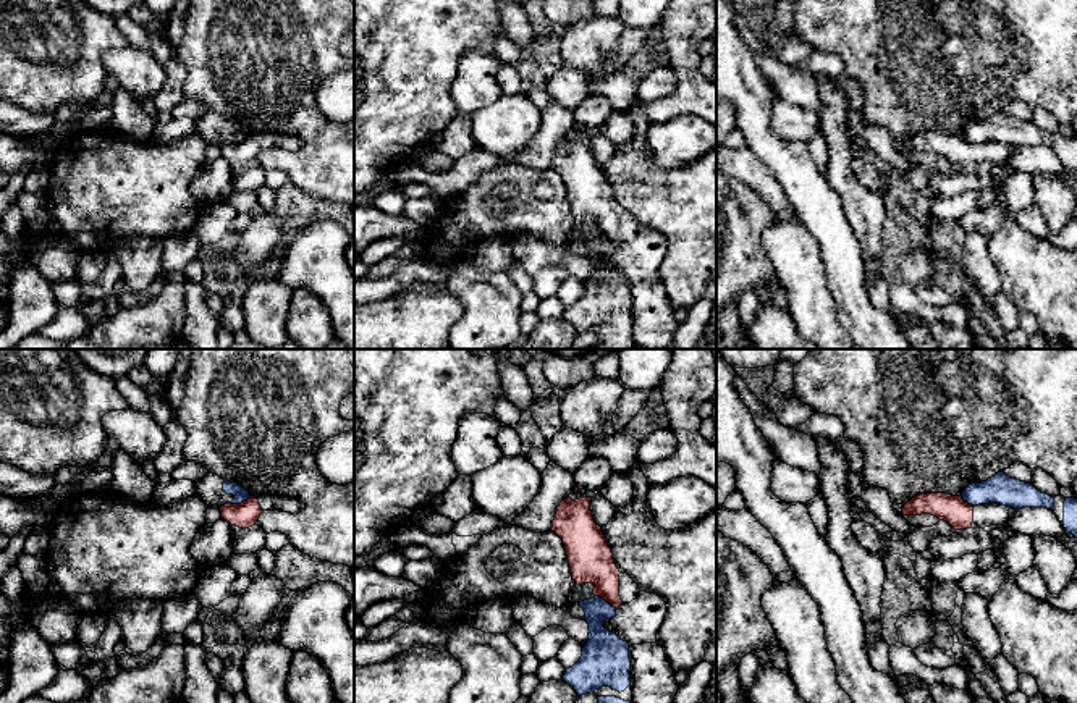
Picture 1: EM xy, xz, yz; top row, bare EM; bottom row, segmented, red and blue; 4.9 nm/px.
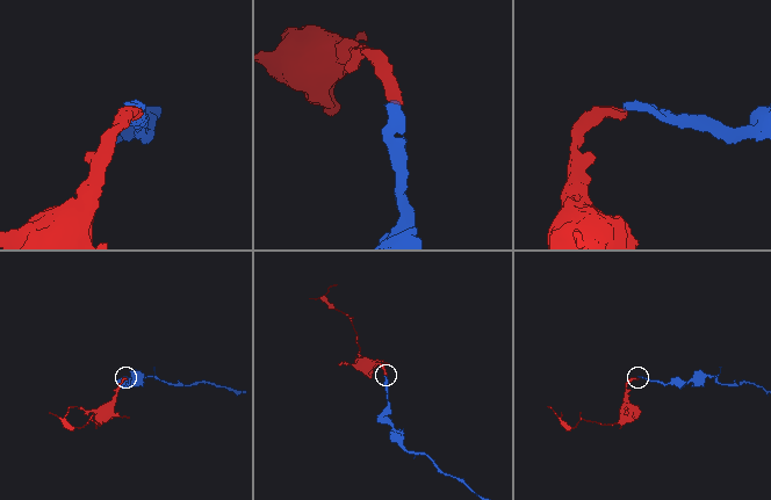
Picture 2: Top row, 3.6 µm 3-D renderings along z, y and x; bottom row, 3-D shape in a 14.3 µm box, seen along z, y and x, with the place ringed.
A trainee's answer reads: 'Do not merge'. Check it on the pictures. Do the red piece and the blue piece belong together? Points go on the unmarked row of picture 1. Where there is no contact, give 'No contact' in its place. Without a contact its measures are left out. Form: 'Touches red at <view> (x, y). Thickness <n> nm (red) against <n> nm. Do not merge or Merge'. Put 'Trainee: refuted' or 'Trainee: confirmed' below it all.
Touches red at xy (241, 141). Thickness 120 nm (red) against 70 nm. Do not merge
Trainee: confirmed

